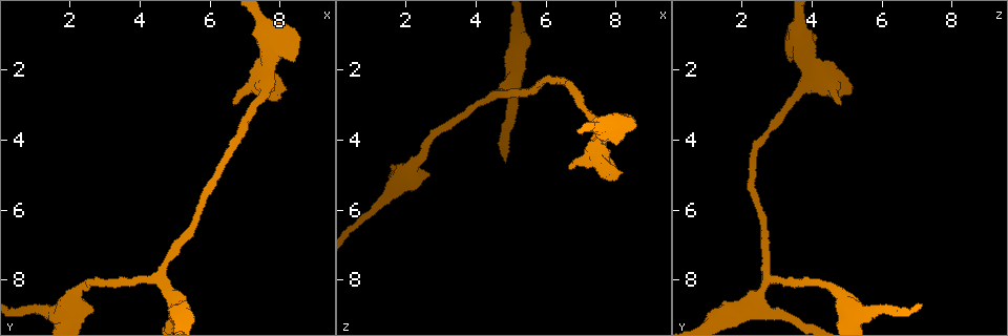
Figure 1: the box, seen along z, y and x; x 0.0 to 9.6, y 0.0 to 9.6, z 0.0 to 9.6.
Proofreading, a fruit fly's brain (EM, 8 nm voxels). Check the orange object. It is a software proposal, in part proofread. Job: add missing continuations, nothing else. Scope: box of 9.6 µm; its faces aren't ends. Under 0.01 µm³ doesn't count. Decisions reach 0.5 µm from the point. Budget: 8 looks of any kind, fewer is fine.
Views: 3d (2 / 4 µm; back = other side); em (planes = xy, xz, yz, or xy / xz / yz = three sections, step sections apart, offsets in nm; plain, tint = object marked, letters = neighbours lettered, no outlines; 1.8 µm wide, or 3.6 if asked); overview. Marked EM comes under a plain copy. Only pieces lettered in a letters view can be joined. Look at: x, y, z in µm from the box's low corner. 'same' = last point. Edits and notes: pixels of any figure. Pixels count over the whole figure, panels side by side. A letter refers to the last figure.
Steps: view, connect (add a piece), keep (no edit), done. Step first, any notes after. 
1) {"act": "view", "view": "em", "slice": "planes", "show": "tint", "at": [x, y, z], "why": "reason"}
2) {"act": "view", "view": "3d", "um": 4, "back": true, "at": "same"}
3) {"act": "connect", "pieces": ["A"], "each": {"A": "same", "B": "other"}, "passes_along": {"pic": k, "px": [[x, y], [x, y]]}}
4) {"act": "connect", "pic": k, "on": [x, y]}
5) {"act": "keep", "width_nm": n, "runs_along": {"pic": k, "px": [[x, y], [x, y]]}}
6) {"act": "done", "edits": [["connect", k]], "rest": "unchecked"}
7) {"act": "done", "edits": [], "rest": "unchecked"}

{"act": "view", "view": "3d", "um": 4, "at": [8.45, 1.75, 3.40], "why": "stops while still wide"}

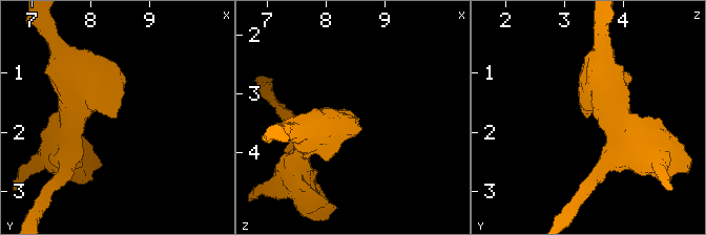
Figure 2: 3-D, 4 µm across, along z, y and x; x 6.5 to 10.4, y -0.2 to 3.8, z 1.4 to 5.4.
{"act": "view", "view": "em", "um": 3.6, "slice": "xz", "step": 16, "show": "letters", "at": [8.45, 1.75, 3.40]}

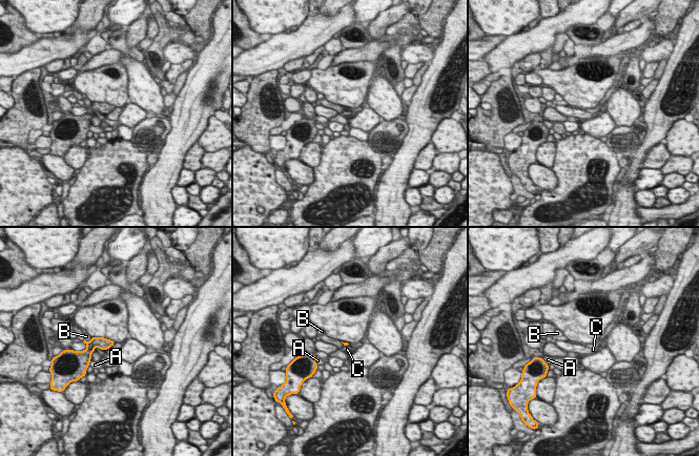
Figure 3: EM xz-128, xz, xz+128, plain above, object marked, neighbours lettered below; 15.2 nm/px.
{"act": "keep", "each": {"A": "other", "B": "other", "C": "other"}, "border": {"pic": 3, "px": [[82, 342], [86, 347], [80, 351]]}, "found": "no lettered piece goes on from it"}

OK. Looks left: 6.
{"act": "view", "view": "em", "slice": "planes", "show": "letters", "at": [6.70, 3.00, 4.80], "why": "free end"}

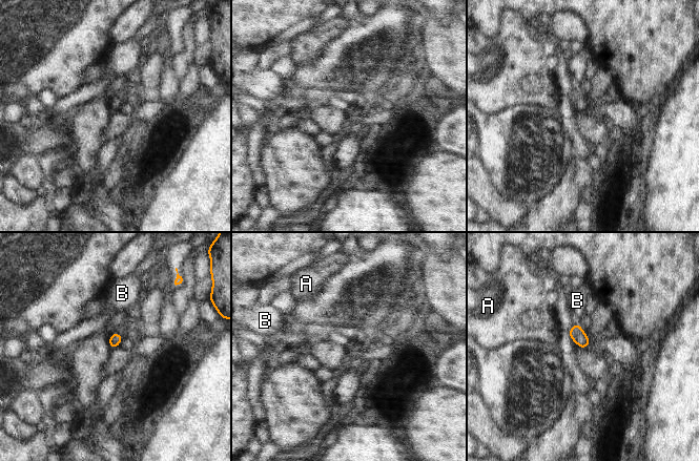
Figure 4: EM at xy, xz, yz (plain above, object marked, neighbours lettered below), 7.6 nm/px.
{"act": "keep", "each": {"A": "other", "B": "other"}, "border": {"pic": 4, "px": [[574, 322], [579, 323]]}, "found": "none of them fits"}

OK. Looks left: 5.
{"act": "view", "view": "em", "slice": "planes", "show": "tint", "at": [5.05, 8.55, 2.35]}

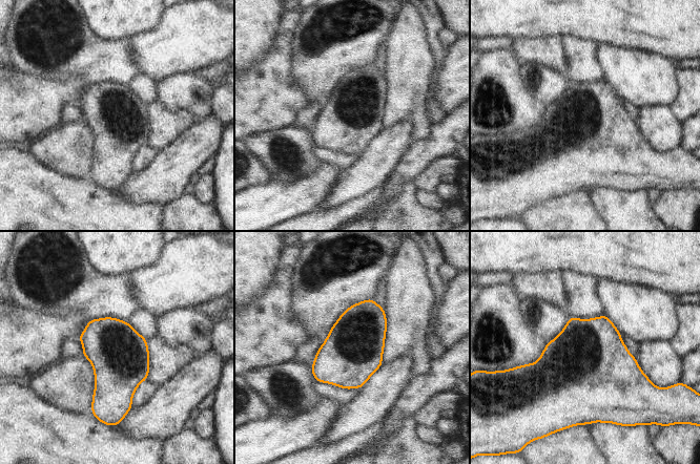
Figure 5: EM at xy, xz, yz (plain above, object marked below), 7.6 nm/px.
{"act": "view", "view": "em", "slice": "planes", "show": "letters", "at": "same"}

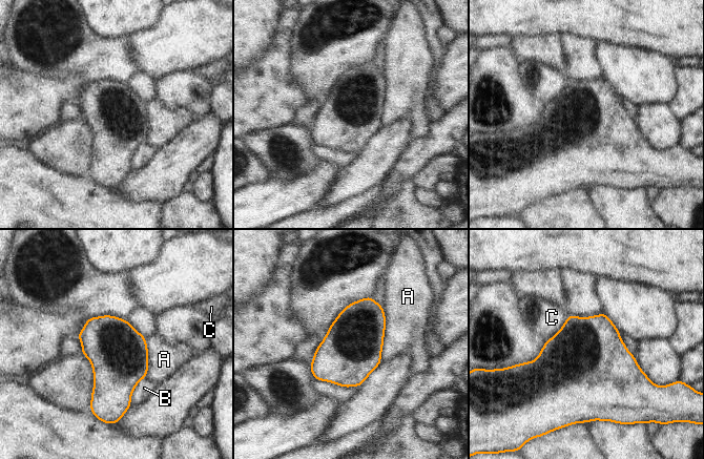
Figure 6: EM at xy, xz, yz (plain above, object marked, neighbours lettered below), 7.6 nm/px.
{"act": "keep", "each": {"A": "other", "B": "other", "C": "other"}, "border": {"pic": 6, "px": [[567, 314], [564, 324], [545, 340]]}, "found": "no lettered piece goes on from it"}

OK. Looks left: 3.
{"act": "view", "view": "3d", "um": 4, "at": [2.60, 8.90, 5.00], "why": "an open end"}

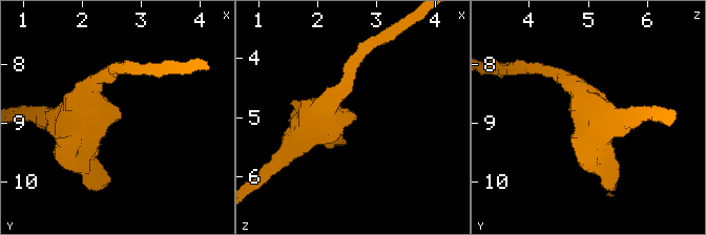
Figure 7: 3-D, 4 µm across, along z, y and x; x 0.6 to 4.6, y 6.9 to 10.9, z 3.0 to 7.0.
{"act": "view", "view": "em", "slice": "xy", "step": 8, "show": "letters", "at": [2.65, 8.85, 5.00], "why": "need the tissue"}

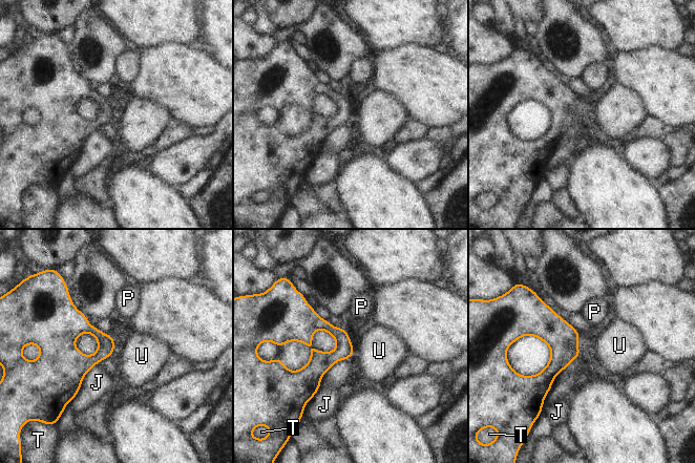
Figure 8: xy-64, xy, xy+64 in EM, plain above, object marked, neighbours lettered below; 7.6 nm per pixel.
{"act": "view", "view": "em", "slice": "planes", "show": "letters", "at": "same"}

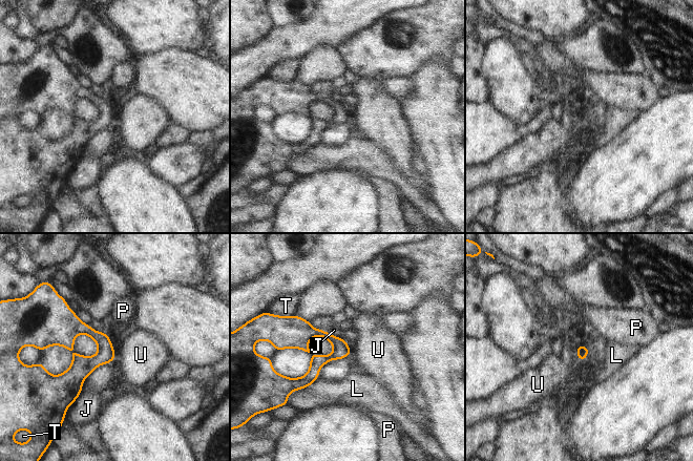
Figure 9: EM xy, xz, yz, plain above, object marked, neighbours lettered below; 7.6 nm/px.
{"act": "keep", "each": {"J": "other", "L": "other", "P": "other", "T": "other", "U": "other"}, "found": "no lettered piece goes on from it"}

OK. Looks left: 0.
{"act": "done", "edits": [], "rest": "unchecked"}

